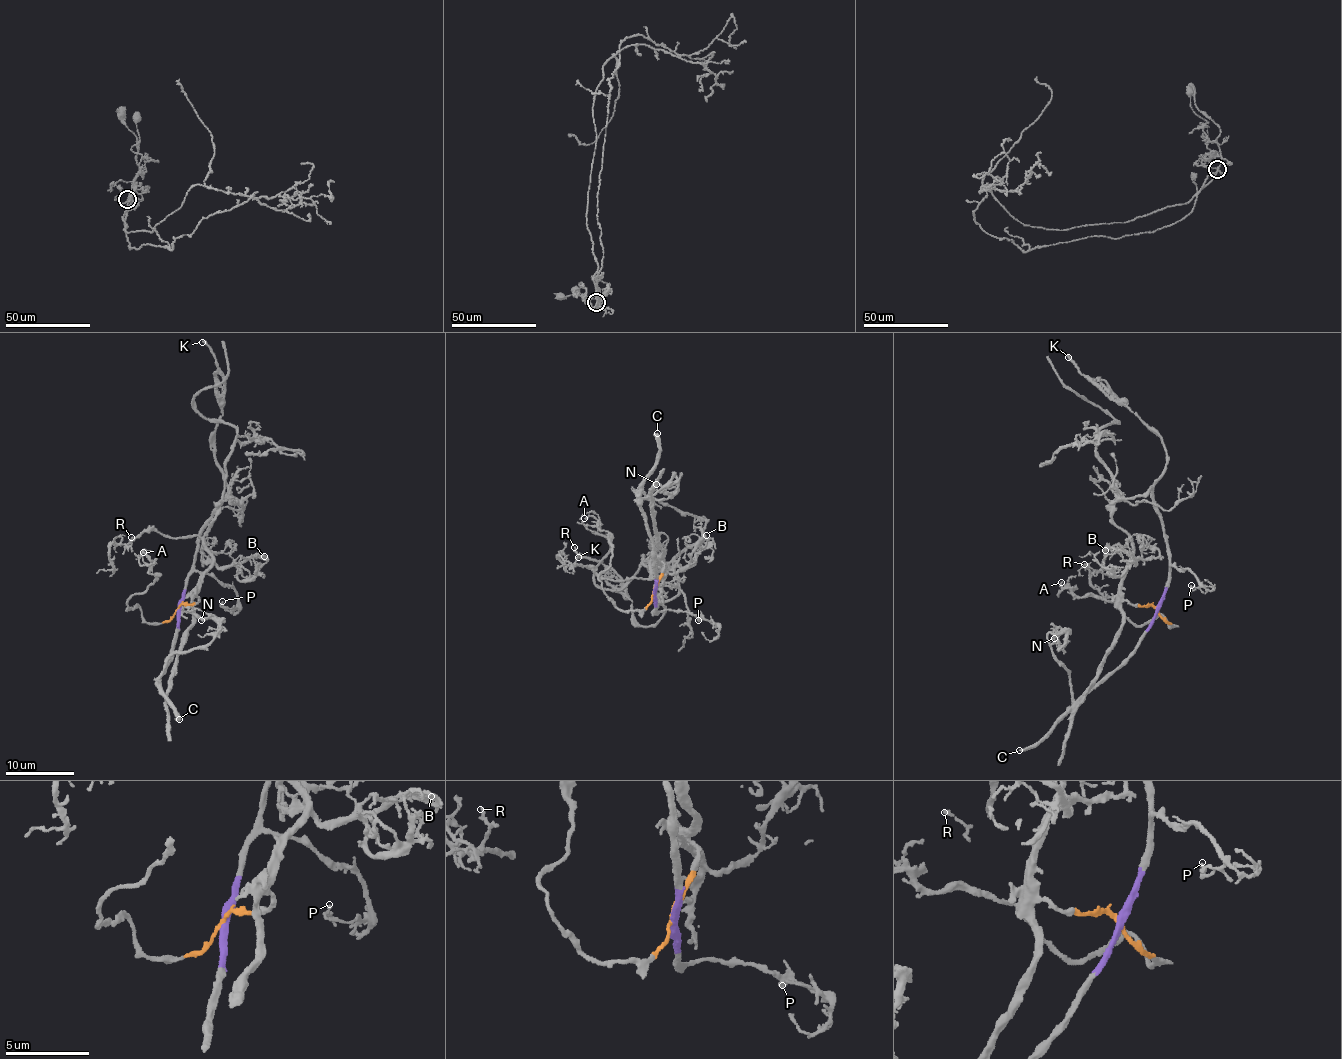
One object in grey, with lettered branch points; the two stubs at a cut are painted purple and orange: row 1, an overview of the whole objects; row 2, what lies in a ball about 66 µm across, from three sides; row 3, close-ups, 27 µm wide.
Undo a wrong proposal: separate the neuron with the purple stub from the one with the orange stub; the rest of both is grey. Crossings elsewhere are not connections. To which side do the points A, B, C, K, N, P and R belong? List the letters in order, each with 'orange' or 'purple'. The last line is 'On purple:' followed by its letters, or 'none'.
A: orange
B: orange
C: purple
K: purple
N: purple
P: purple
R: orange
On purple: C, K, N, P

